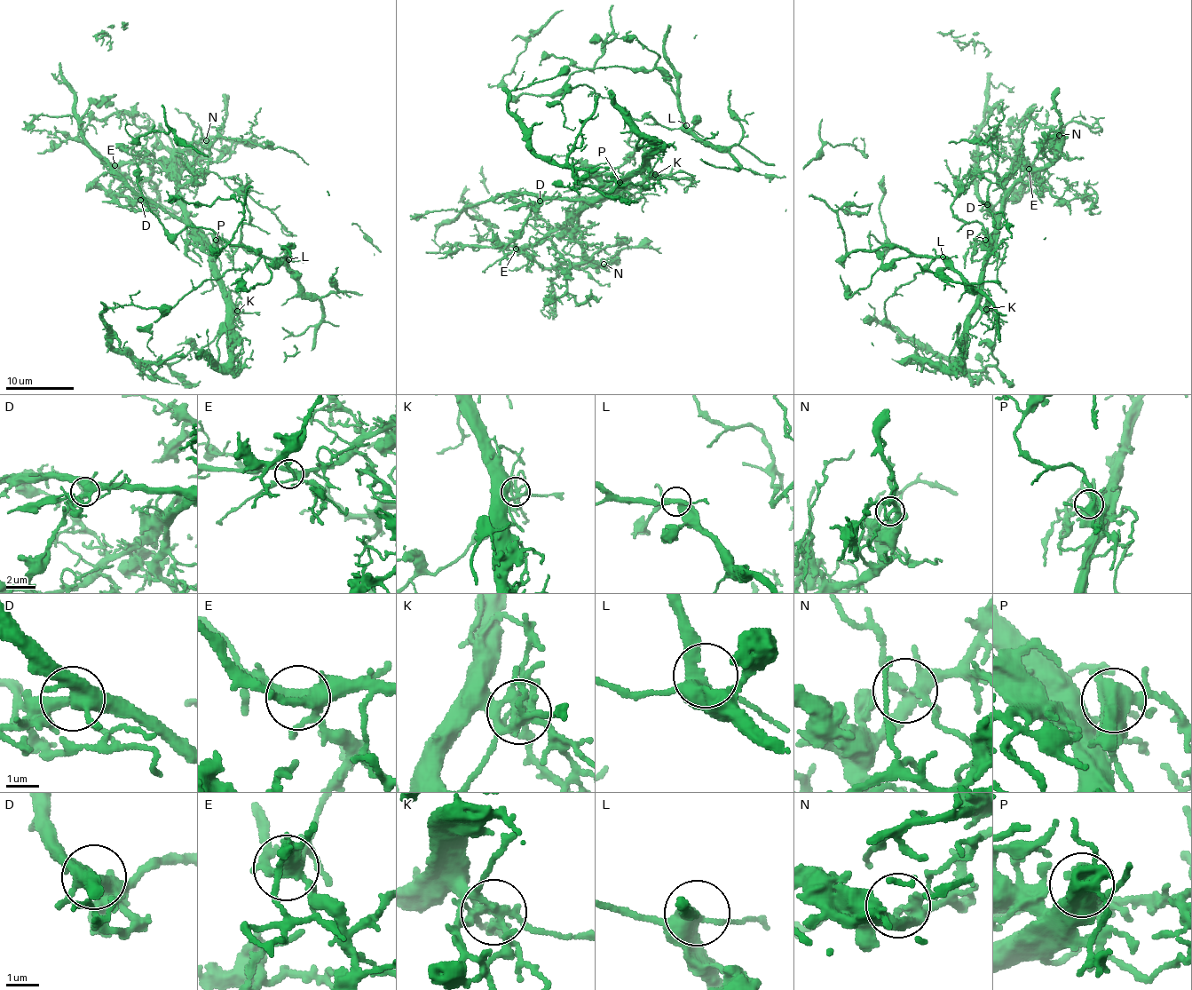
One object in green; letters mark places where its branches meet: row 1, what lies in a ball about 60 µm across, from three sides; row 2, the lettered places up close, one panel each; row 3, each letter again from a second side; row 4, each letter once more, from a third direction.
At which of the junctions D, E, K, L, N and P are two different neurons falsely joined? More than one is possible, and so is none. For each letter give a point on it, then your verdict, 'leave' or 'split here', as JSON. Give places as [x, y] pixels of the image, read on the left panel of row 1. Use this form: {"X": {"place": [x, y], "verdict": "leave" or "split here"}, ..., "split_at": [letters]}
{"D": {"place": [140, 200], "verdict": "leave"}, "E": {"place": [114, 165], "verdict": "leave"}, "K": {"place": [237, 311], "verdict": "split here"}, "L": {"place": [288, 259], "verdict": "leave"}, "N": {"place": [206, 140], "verdict": "leave"}, "P": {"place": [216, 240], "verdict": "leave"}, "split_at": ["K"]}

